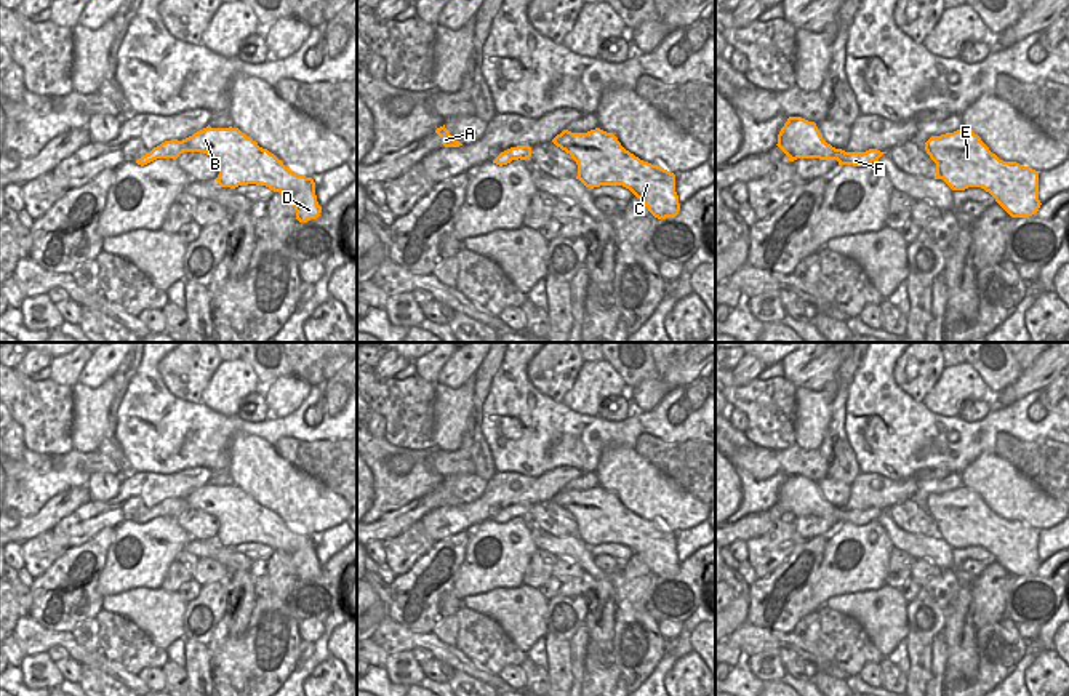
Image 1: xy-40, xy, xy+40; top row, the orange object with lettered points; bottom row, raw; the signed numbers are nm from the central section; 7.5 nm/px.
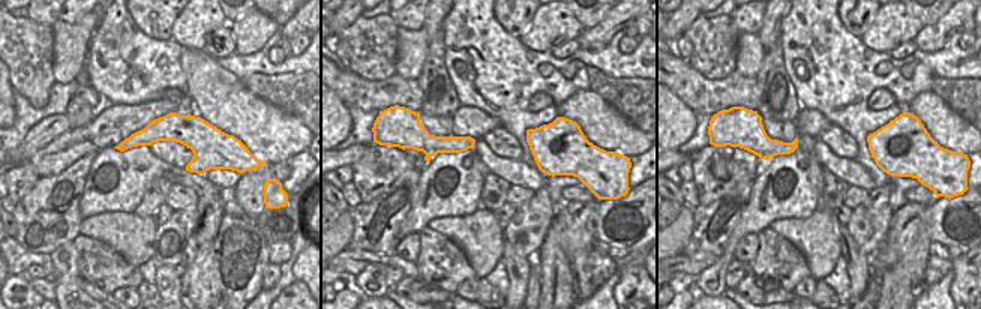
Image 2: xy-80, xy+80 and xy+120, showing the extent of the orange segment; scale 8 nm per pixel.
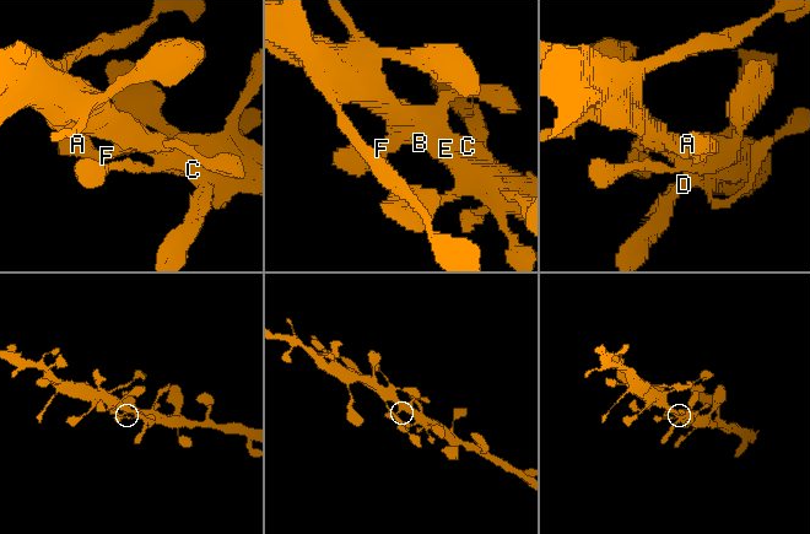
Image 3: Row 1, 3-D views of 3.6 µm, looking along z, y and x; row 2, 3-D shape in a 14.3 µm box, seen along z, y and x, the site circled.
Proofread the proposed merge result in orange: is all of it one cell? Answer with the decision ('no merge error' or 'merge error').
no merge error

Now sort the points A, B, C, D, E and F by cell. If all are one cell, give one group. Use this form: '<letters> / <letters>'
A B C D E F

